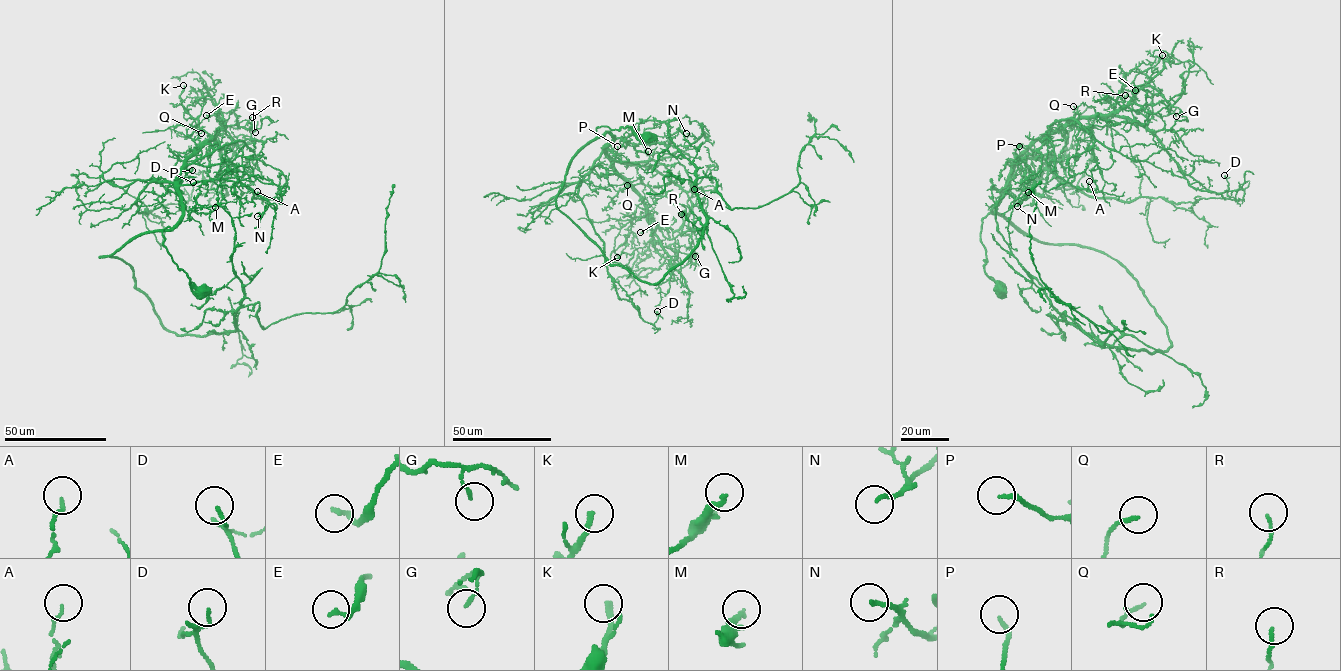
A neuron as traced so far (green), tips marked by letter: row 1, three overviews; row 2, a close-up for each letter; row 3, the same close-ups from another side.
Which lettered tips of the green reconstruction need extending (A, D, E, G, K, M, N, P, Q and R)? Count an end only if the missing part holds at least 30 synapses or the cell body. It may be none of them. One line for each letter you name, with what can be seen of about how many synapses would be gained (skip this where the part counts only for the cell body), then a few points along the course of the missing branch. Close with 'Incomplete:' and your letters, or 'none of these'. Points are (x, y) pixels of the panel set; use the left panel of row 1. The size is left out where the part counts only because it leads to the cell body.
K: Roughly 35 synapses. Course of what is missing: (183, 85), (171, 89)
N: Roughly 30 synapses. Course of what is missing: (257, 216), (254, 220), (255, 236), (248, 244)
Incomplete: K, N

